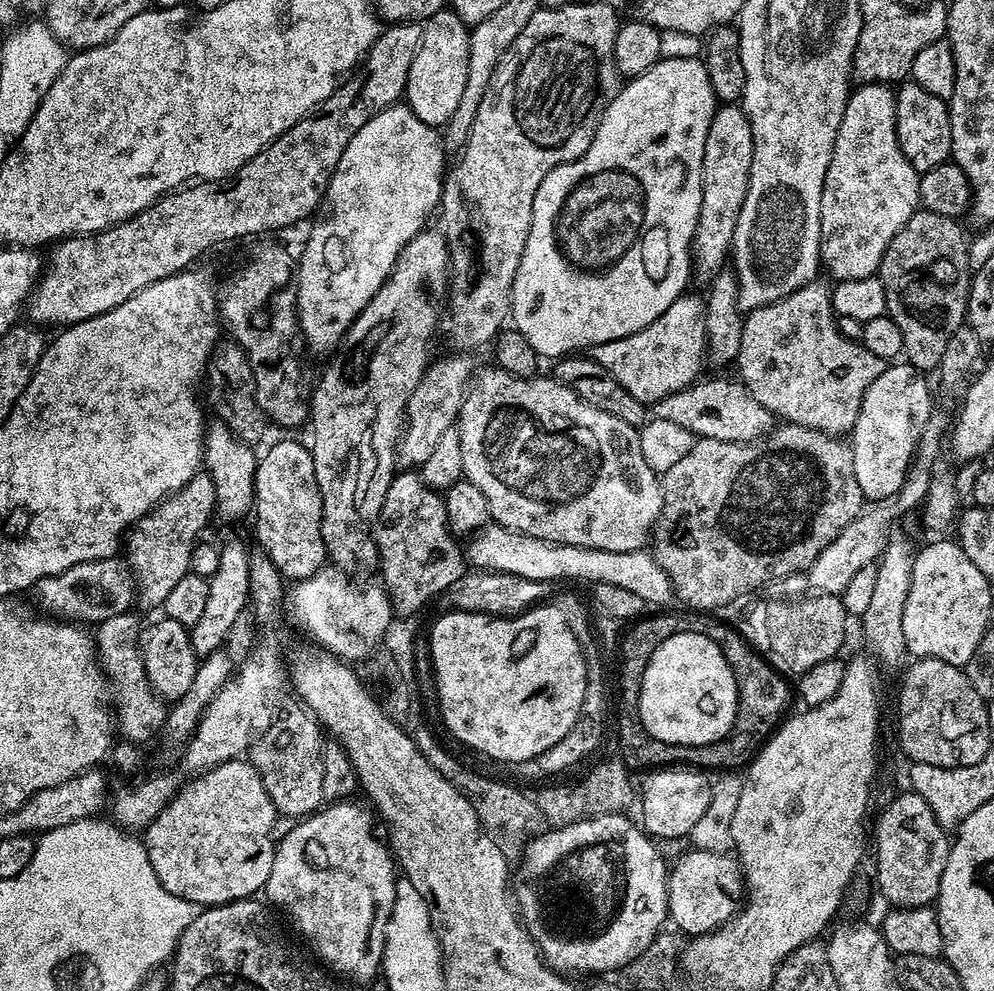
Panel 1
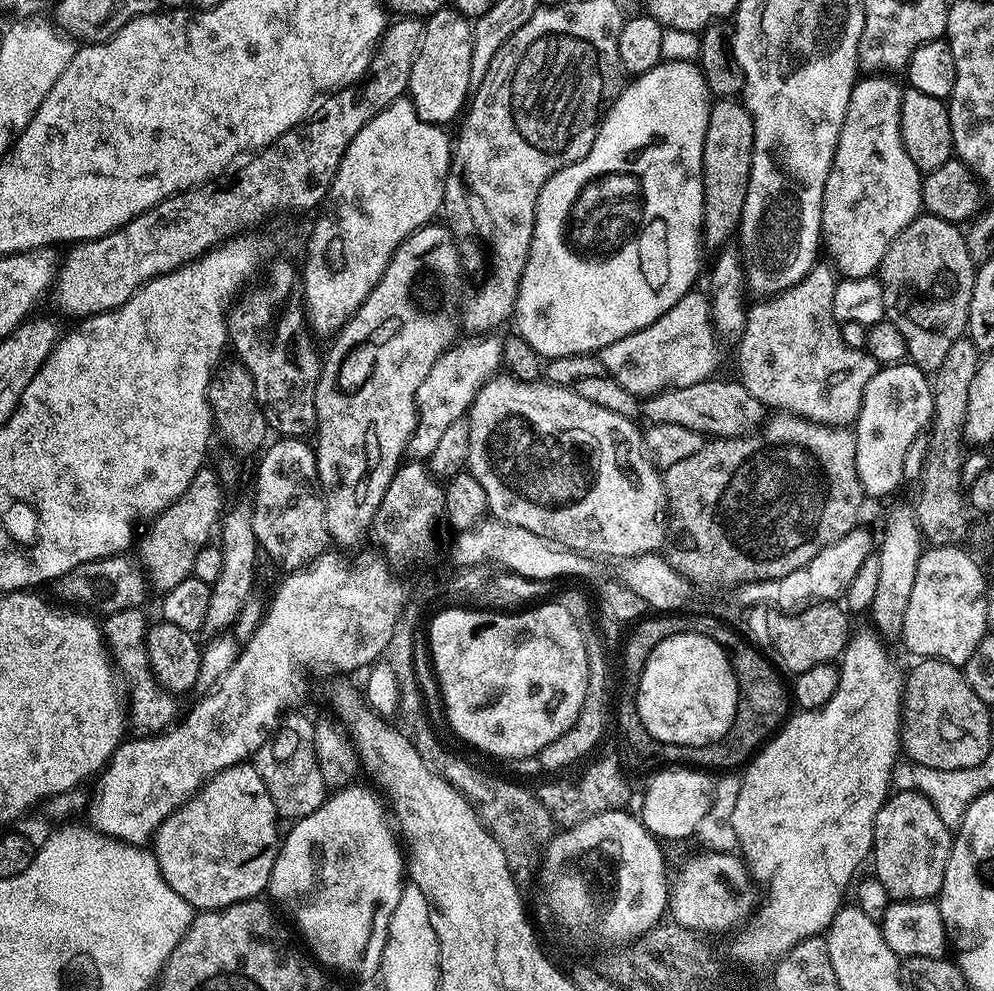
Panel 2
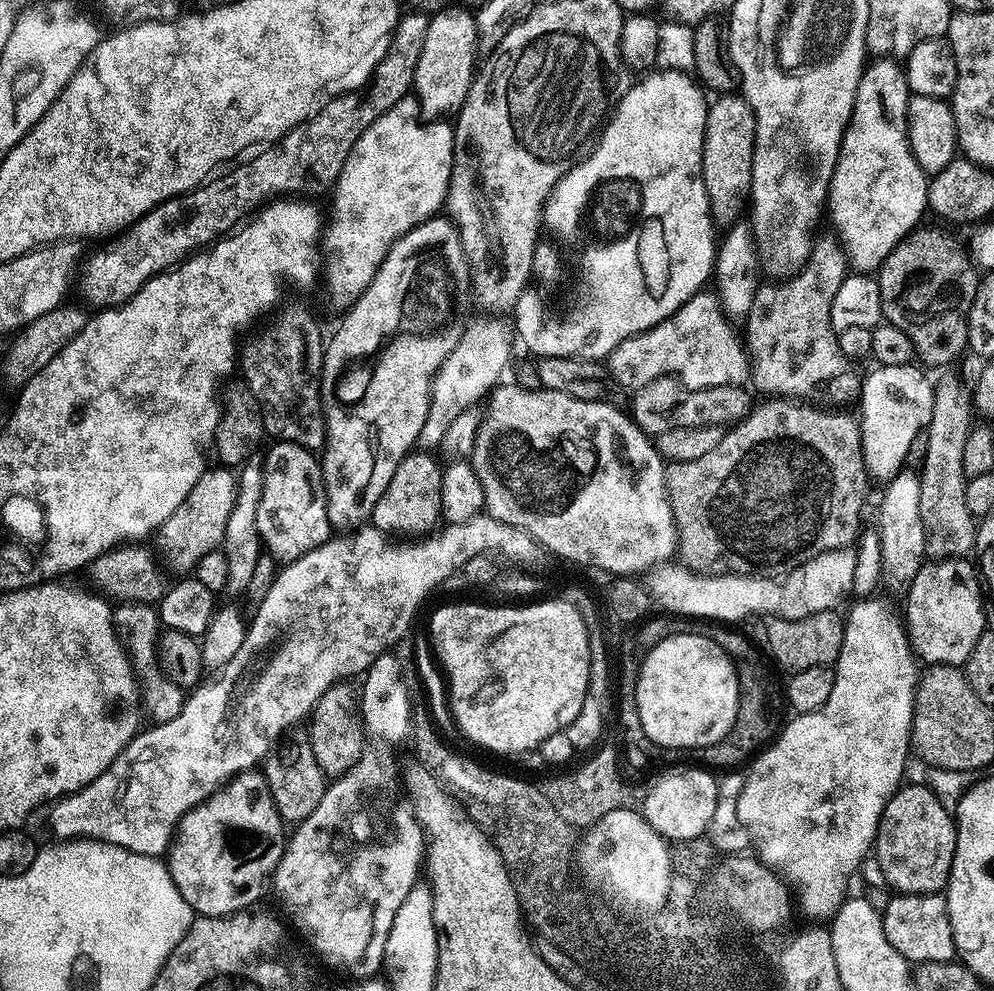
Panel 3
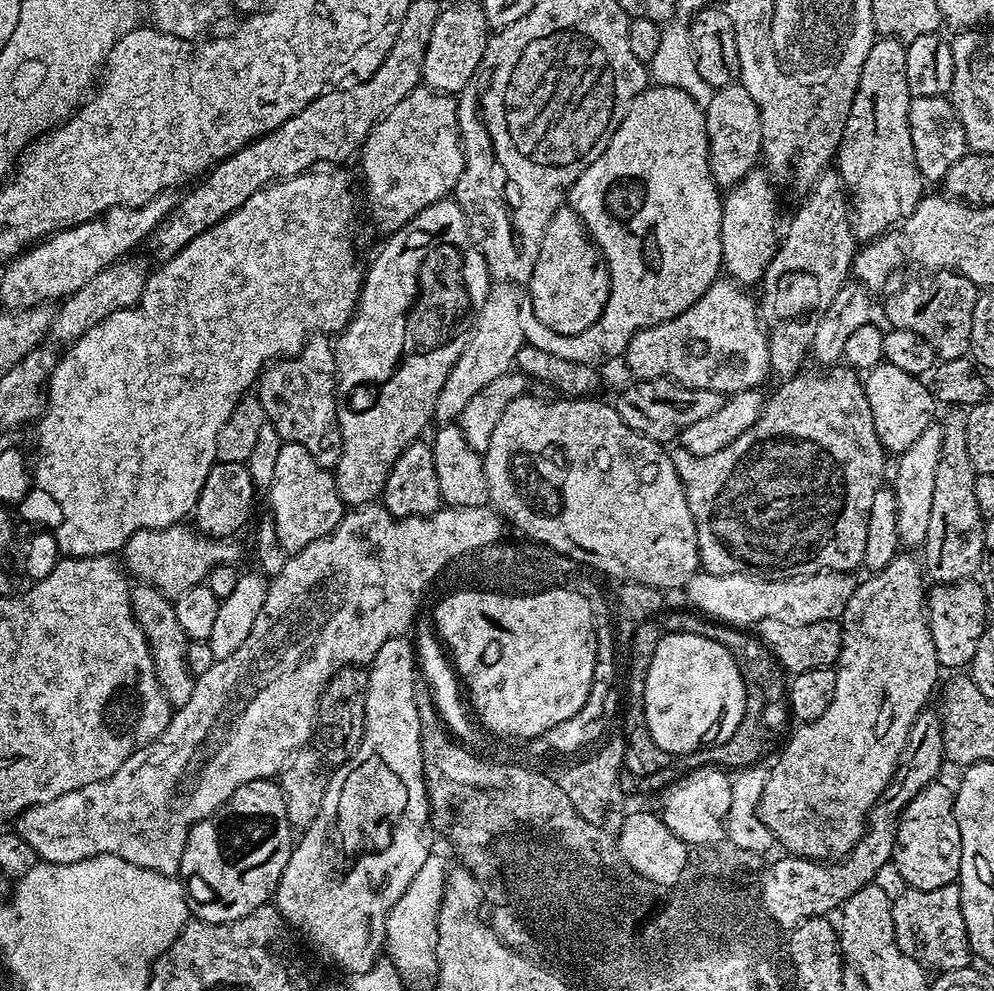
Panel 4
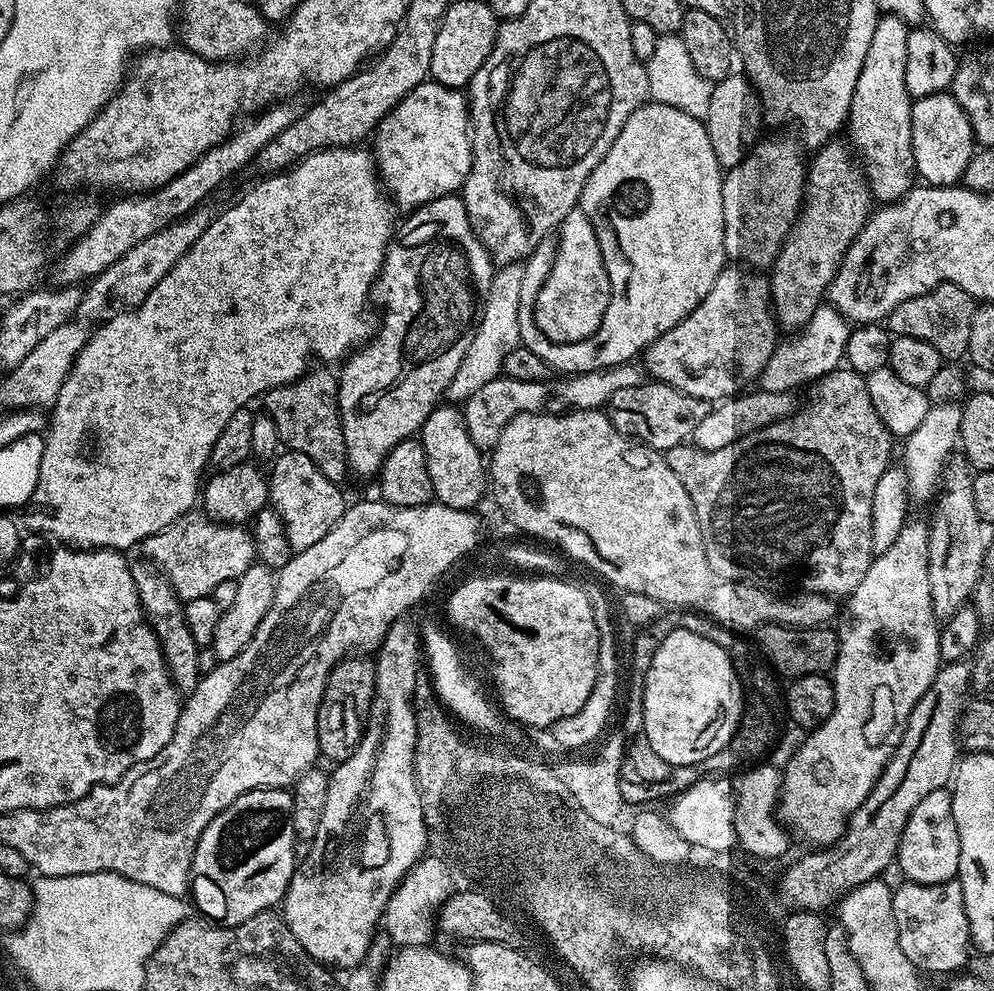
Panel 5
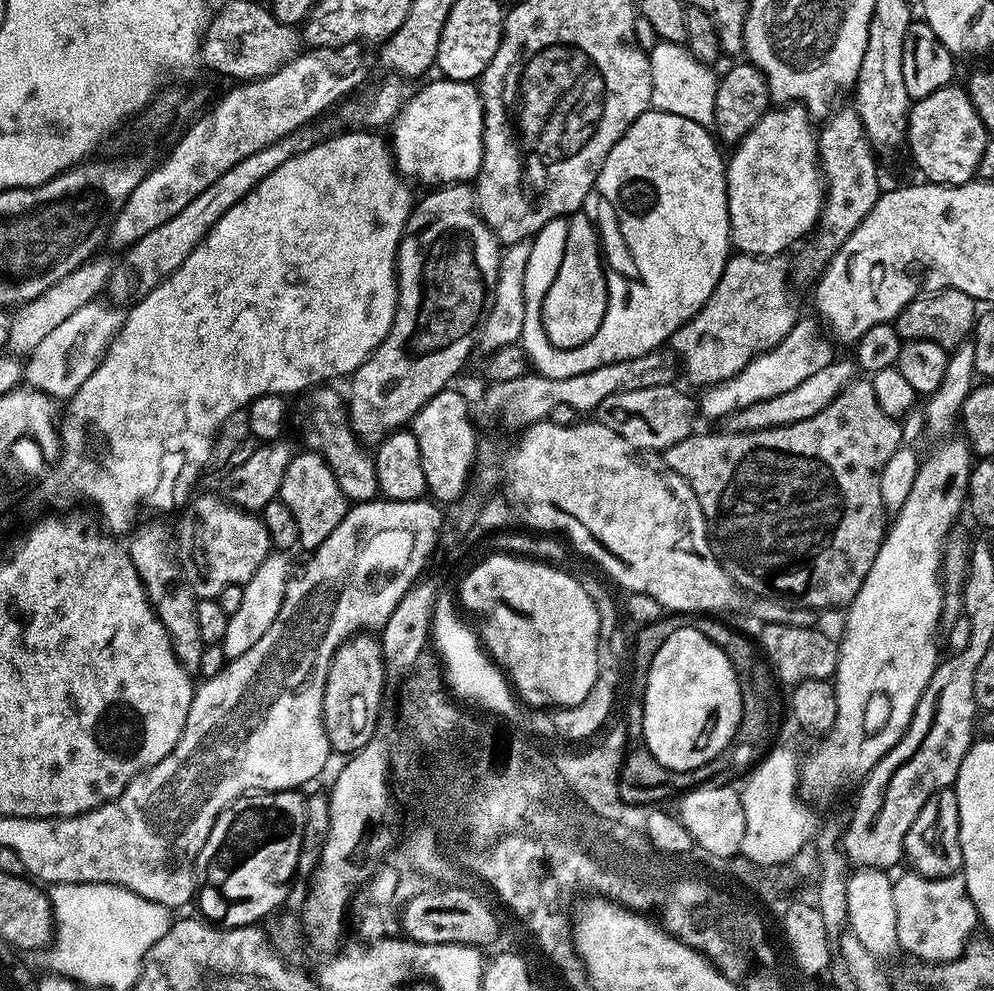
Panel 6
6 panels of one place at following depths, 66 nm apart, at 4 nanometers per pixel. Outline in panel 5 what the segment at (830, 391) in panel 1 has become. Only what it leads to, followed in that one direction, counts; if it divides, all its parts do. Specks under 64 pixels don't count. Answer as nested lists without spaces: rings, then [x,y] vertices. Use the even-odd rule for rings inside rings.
[[[833,138],[817,149],[806,168],[804,203],[796,224],[788,231],[784,245],[770,269],[770,303],[781,329],[799,330],[810,322],[827,297],[846,250],[868,222],[874,208],[868,180],[853,149]]]

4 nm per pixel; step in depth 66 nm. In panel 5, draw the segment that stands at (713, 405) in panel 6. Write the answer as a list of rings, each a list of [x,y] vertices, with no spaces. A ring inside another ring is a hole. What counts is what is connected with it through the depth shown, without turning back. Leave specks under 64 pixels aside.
[[[821,303],[810,318],[810,322],[795,333],[793,340],[777,343],[771,358],[760,371],[758,384],[766,392],[792,392],[803,384],[811,385],[841,367],[844,347],[848,341],[850,322],[831,303]]]

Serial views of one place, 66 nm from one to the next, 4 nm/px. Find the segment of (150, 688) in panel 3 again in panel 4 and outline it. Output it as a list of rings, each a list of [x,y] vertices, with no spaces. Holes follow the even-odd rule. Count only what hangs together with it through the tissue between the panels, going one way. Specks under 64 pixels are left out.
[[[137,583],[132,588],[131,594],[132,617],[140,627],[148,643],[149,651],[152,652],[152,665],[156,671],[160,689],[173,709],[186,706],[186,702],[190,702],[194,675],[185,660],[186,637],[178,626],[178,620],[174,618],[173,601],[163,596],[157,588],[149,588],[142,583]]]

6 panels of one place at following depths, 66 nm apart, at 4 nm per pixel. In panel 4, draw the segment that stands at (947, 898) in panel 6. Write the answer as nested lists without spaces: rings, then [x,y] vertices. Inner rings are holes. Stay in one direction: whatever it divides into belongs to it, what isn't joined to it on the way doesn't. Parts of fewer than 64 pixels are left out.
[[[959,883],[938,886],[938,890],[905,887],[903,891],[895,893],[892,902],[894,938],[898,950],[914,958],[914,962],[921,964],[925,970],[936,974],[969,967],[970,949],[962,918]]]

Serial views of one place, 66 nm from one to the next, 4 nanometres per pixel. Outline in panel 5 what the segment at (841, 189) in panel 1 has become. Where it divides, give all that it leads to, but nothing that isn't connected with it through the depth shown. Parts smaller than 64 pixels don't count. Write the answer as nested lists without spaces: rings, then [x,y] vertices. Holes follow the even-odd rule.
[[[881,15],[870,38],[870,50],[866,50],[866,62],[862,62],[862,74],[858,74],[858,86],[854,86],[854,98],[848,111],[846,132],[852,135],[851,147],[858,157],[858,163],[868,180],[873,201],[881,205],[894,204],[914,187],[914,150],[910,138],[910,114],[913,97],[906,90],[906,42],[910,28],[896,16]]]

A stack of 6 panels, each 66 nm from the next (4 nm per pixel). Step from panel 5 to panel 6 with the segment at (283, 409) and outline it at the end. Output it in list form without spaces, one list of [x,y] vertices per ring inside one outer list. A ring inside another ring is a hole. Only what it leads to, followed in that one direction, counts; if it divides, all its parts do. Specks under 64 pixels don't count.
[[[317,386],[303,397],[304,400],[304,444],[305,449],[317,452],[331,466],[335,480],[338,482],[339,489],[345,497],[353,503],[364,503],[375,499],[379,495],[377,484],[376,463],[373,455],[362,448],[364,447],[352,429],[351,420],[346,409],[346,400],[332,389],[332,386]]]

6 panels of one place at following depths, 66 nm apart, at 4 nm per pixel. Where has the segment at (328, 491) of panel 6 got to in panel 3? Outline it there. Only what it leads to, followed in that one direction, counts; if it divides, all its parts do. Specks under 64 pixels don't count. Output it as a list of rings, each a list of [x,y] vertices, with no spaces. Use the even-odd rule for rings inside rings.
[[[294,442],[273,443],[264,456],[262,498],[258,502],[258,534],[265,553],[281,565],[310,554],[334,535],[328,520],[324,470],[313,453]]]

